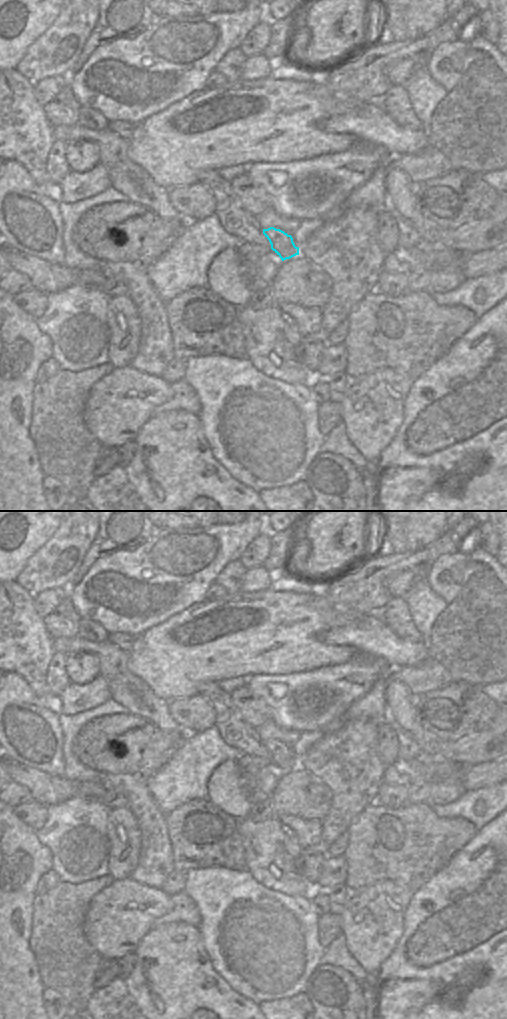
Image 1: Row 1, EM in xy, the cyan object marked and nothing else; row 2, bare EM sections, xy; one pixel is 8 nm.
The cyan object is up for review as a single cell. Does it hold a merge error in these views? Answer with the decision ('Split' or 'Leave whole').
Leave whole.

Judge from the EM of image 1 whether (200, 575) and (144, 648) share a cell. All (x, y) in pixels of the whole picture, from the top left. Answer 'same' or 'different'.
different

